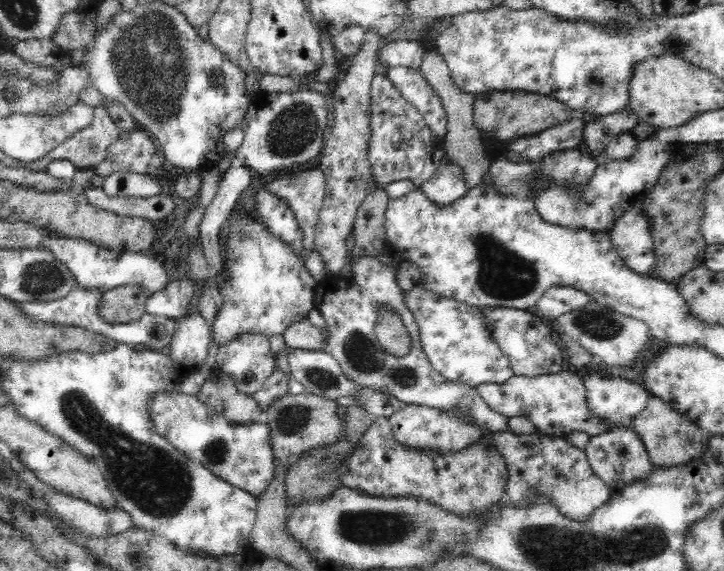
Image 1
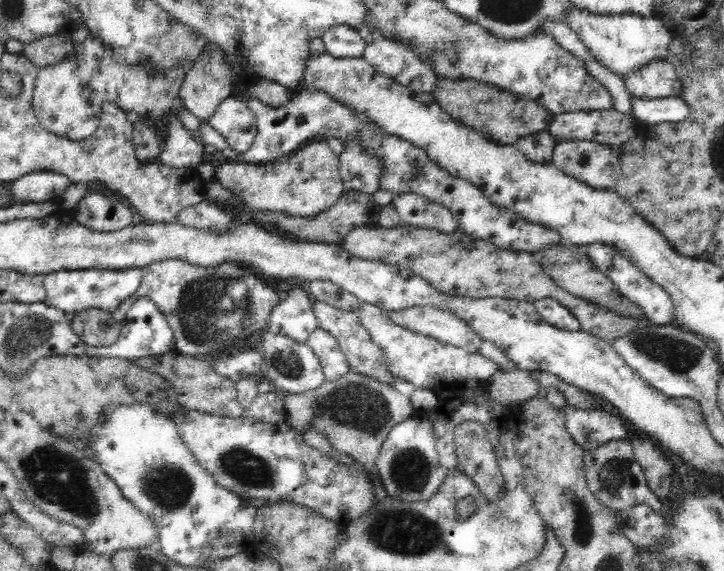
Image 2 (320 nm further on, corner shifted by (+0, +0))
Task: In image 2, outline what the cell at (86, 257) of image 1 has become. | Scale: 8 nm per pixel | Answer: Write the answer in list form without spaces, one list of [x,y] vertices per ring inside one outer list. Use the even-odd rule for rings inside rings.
[[[89,268],[51,272],[42,275],[43,287],[46,289],[43,301],[44,304],[66,313],[69,317],[86,309],[113,313],[116,307],[138,288],[140,280],[142,280],[142,269],[139,268],[113,271]]]

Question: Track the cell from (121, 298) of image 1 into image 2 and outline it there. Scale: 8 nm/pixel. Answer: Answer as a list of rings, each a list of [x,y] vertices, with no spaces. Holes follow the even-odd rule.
[[[86,309],[70,317],[70,327],[78,340],[93,347],[114,344],[120,335],[121,322],[112,319],[112,313]]]

